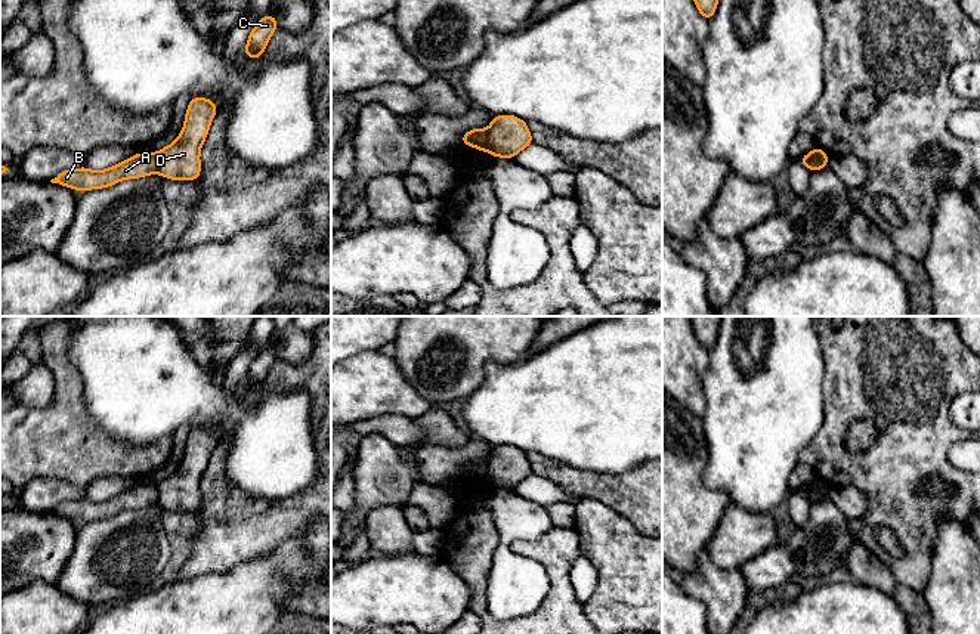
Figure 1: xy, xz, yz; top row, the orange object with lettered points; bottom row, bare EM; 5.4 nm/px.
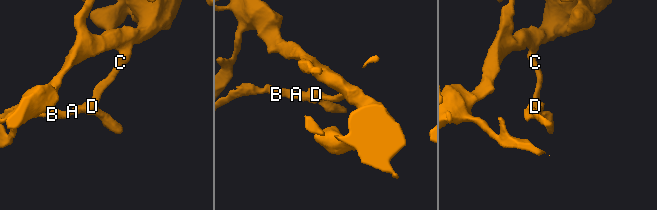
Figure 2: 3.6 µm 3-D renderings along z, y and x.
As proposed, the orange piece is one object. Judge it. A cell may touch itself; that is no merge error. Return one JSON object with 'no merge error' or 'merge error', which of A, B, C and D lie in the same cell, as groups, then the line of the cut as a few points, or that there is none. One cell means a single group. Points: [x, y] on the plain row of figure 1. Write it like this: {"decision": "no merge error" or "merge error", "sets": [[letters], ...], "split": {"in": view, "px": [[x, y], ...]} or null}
{"decision": "merge error", "sets": [["A", "B"], ["C", "D"]], "split": {"in": "xz", "px": [[488, 461], [485, 481]]}}

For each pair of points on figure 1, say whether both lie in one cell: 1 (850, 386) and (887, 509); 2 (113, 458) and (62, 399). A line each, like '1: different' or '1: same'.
1: same
2: same

